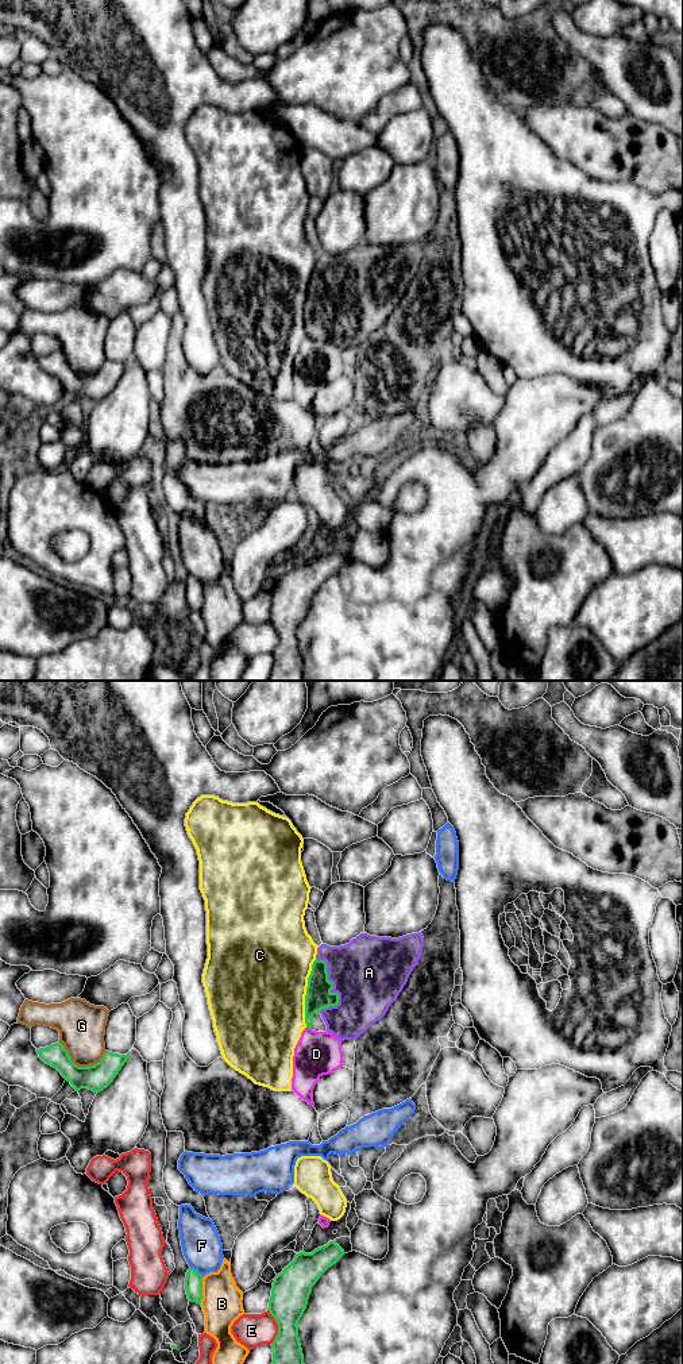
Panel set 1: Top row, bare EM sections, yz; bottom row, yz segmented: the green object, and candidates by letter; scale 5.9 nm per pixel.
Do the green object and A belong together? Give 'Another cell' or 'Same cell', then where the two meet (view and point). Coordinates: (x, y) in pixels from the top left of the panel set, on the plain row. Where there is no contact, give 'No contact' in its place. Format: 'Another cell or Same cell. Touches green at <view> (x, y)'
Same cell. Touches green at yz (332, 296)

